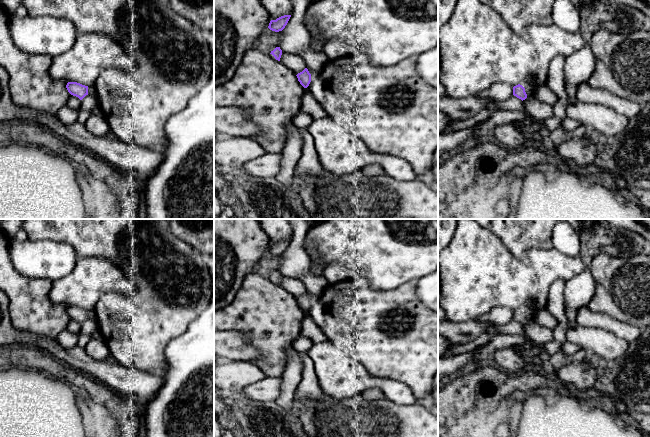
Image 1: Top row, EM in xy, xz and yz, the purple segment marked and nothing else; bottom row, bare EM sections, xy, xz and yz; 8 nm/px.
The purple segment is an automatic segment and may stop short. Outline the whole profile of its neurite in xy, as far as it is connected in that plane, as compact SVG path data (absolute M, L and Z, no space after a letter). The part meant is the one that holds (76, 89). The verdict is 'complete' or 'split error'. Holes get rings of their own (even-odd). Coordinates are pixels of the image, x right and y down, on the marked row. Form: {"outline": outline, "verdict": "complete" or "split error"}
{"outline": "M68 82L66 88L71 95L81 100L79 109L91 112L97 106L97 99L88 94L88 86L77 82Z", "verdict": "split error"}

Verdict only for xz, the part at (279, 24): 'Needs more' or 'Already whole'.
Already whole

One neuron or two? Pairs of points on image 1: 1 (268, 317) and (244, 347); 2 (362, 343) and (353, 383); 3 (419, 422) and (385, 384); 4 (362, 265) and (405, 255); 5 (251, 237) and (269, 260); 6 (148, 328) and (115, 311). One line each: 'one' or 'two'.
1: two
2: two
3: two
4: one
5: two
6: one

